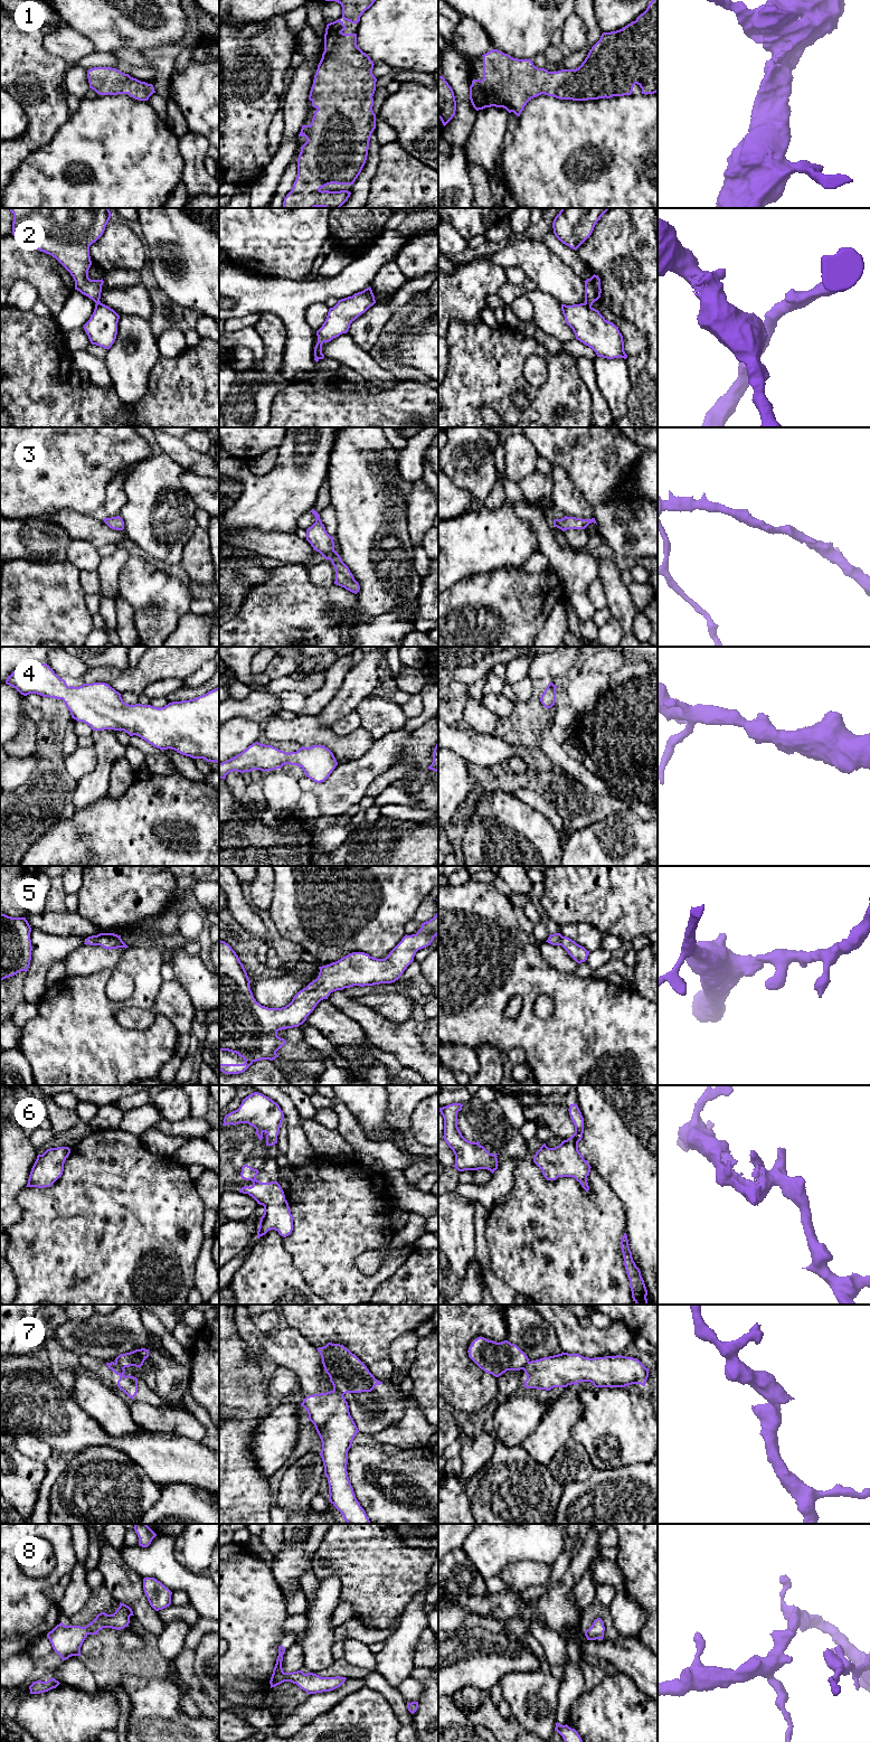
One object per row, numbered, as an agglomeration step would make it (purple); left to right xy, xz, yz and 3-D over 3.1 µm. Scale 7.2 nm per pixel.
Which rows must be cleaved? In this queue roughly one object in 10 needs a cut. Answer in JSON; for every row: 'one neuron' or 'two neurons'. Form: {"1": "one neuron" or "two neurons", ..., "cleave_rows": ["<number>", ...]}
{"1": "one neuron", "2": "two neurons", "3": "one neuron", "4": "one neuron", "5": "one neuron", "6": "one neuron", "7": "two neurons", "8": "one neuron", "cleave_rows": ["2", "7"]}

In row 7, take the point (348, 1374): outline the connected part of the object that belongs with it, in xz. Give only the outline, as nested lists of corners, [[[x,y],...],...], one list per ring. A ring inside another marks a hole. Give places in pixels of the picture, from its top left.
[[[328,1343],[316,1348],[333,1390],[341,1393],[371,1392],[382,1382],[375,1378],[367,1366],[343,1345]]]

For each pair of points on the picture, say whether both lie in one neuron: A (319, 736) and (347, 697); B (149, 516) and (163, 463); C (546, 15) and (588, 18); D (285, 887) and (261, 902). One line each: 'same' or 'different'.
A: different
B: same
C: different
D: different

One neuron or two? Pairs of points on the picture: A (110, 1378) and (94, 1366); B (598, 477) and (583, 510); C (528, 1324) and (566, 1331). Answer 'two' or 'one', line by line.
A: one
B: two
C: two

